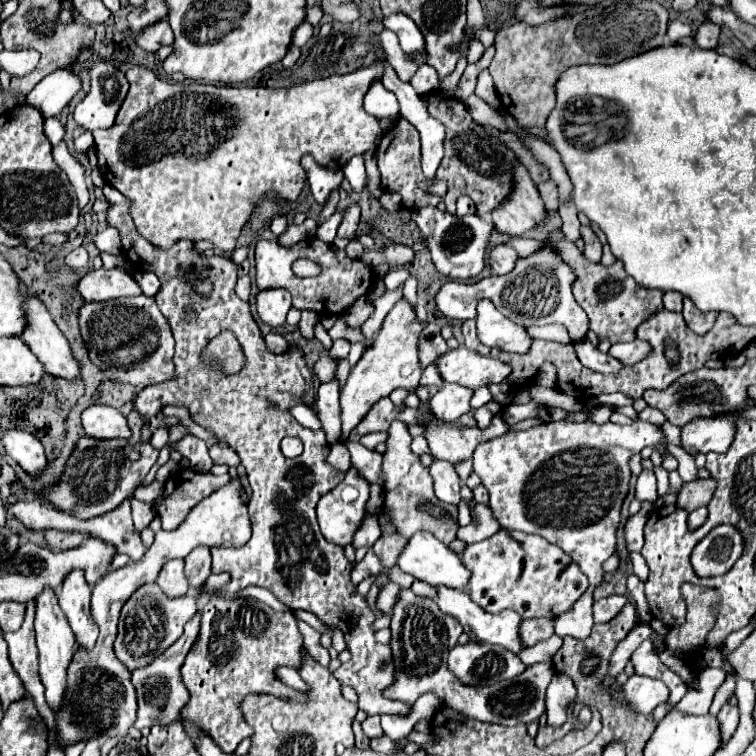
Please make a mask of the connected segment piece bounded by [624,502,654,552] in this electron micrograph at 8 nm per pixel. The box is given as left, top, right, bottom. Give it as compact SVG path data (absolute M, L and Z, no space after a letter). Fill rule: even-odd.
M642 502L642 508L638 514L630 516L626 526L624 526L624 540L626 540L626 548L632 552L640 552L640 548L644 546L644 534L642 534L642 528L644 528L644 522L648 518L648 514L654 510L654 504L648 504L648 502Z

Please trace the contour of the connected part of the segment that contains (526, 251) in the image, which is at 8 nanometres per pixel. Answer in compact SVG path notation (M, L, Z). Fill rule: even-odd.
M518 237L518 238L511 238L510 243L520 257L526 257L532 254L532 252L538 250L540 246L543 246L544 240Z

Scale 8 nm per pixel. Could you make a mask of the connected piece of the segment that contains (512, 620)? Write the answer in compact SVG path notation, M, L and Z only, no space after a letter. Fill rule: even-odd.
M440 586L440 588L436 588L436 590L438 590L438 594L436 594L436 604L438 604L438 608L440 608L444 614L456 618L456 620L462 624L464 632L466 632L472 640L476 640L476 642L488 642L488 644L498 644L498 646L508 648L508 650L514 652L514 654L522 648L520 638L518 638L518 626L520 626L520 620L522 620L522 618L520 618L516 612L512 612L512 610L504 610L504 612L500 612L500 614L484 612L484 608L480 608L478 604L474 604L466 592L460 592L460 590L454 590L454 588L444 588L444 586Z

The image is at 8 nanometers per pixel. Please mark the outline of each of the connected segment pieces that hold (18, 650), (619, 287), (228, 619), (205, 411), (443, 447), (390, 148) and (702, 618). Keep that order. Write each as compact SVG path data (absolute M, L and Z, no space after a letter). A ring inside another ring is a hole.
M28 602L28 610L26 610L26 620L22 624L22 628L18 632L12 634L4 634L4 640L8 642L8 654L10 654L10 662L12 668L18 672L18 678L24 684L26 694L30 694L36 700L36 708L38 712L44 716L44 722L50 730L50 738L56 740L54 734L54 712L48 708L46 700L44 700L44 686L40 684L40 674L38 674L38 650L34 644L34 602Z
M566 239L554 244L556 250L562 254L562 260L576 272L576 284L574 284L574 298L582 306L582 310L590 318L590 330L600 340L610 340L610 344L616 342L632 342L636 340L636 328L648 320L648 316L664 310L662 306L662 290L648 290L634 282L632 276L624 270L624 264L616 260L612 266L602 266L586 260L574 242Z
M208 594L208 602L202 608L202 626L196 642L192 644L180 674L182 682L190 692L190 700L182 708L182 718L196 724L202 732L206 732L220 748L222 752L234 752L236 746L252 734L252 728L242 720L240 714L240 700L250 692L268 692L280 698L292 698L300 700L300 692L284 686L276 676L274 668L278 666L300 666L300 648L302 648L302 634L298 632L296 618L292 612L274 612L266 604L254 600L254 598L240 598L232 596L230 600L224 596L212 596Z
M104 184L102 192L104 192L106 200L112 204L112 208L108 212L108 224L118 228L118 232L124 240L126 258L132 262L132 254L134 254L136 262L132 262L132 264L136 264L136 268L150 270L160 278L160 292L156 292L154 300L160 308L160 312L168 318L168 324L170 324L174 340L176 340L176 354L172 358L174 360L174 378L164 382L164 384L146 386L146 388L138 390L134 400L132 400L134 410L142 412L142 416L150 420L150 418L158 416L164 406L184 406L196 424L200 424L208 432L214 432L216 440L226 442L240 456L240 462L242 462L242 466L248 474L248 482L252 486L252 498L248 504L248 512L250 512L250 520L252 520L252 538L242 548L212 548L212 572L214 574L220 574L220 572L232 574L230 584L220 588L222 594L230 596L230 594L240 592L246 586L262 586L262 588L268 588L286 606L290 606L294 610L310 610L322 622L338 626L344 632L346 648L350 650L350 660L346 664L342 664L334 672L334 676L342 684L354 686L354 690L358 694L358 708L364 710L368 716L372 716L372 714L408 714L410 704L400 704L394 700L386 700L382 696L382 690L386 686L390 686L394 680L392 652L390 652L388 644L378 644L374 640L374 632L372 632L370 624L376 618L374 618L372 610L368 608L366 600L362 596L356 596L356 586L350 582L352 564L344 558L342 546L326 542L324 536L320 534L320 528L316 526L316 514L314 514L316 502L320 500L322 494L330 492L336 484L340 484L344 480L344 474L326 462L326 456L330 452L330 444L326 442L324 432L300 426L298 420L290 414L290 408L294 408L300 402L310 406L310 408L314 406L314 378L313 374L310 374L310 370L306 368L302 348L292 344L282 354L268 352L268 348L264 346L264 338L260 334L258 324L254 322L254 318L250 314L248 302L242 302L234 294L238 268L236 268L236 264L232 264L230 258L200 256L192 248L190 240L178 240L172 248L156 248L156 244L144 240L138 234L138 230L132 222L132 216L130 216L132 202L122 192L112 188L110 184ZM182 270L184 272L188 270L188 280L184 280L180 276ZM194 280L210 280L214 284L212 292L206 296L198 294L194 290ZM222 330L230 330L236 336L236 340L240 342L242 352L244 352L244 366L240 372L236 372L232 376L222 376L222 374L210 370L198 358L200 350L214 336L218 336L218 332L222 332ZM290 434L300 436L300 440L304 440L304 452L300 454L300 458L294 458L294 460L288 460L280 450L280 440L284 436L290 436Z
M502 406L502 410L492 418L492 424L484 430L480 430L480 428L454 428L454 426L438 428L434 424L428 424L426 440L428 440L432 456L446 460L450 464L458 464L462 460L472 458L472 452L480 442L486 442L490 438L496 438L496 436L502 436L508 432L504 412L506 412L506 406Z
M400 118L388 132L382 134L378 148L376 148L376 158L378 158L378 170L382 174L382 188L388 192L400 194L404 208L416 210L424 206L436 206L440 202L438 196L432 196L418 188L418 182L422 182L420 138L418 138L416 128L412 128L412 124L408 124L404 118Z
M682 584L680 592L686 602L686 622L680 628L672 628L666 636L666 648L659 655L666 666L670 666L672 656L678 658L682 652L698 648L714 624L714 590L694 584Z

